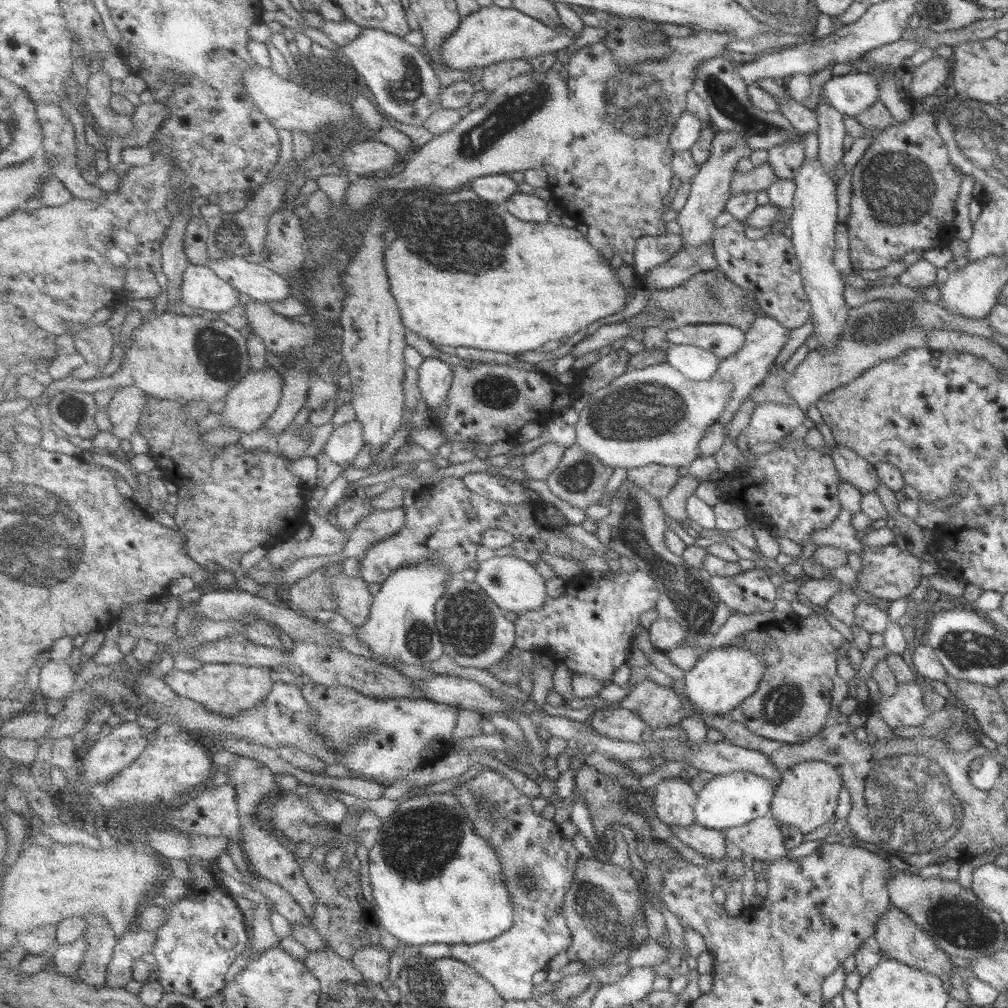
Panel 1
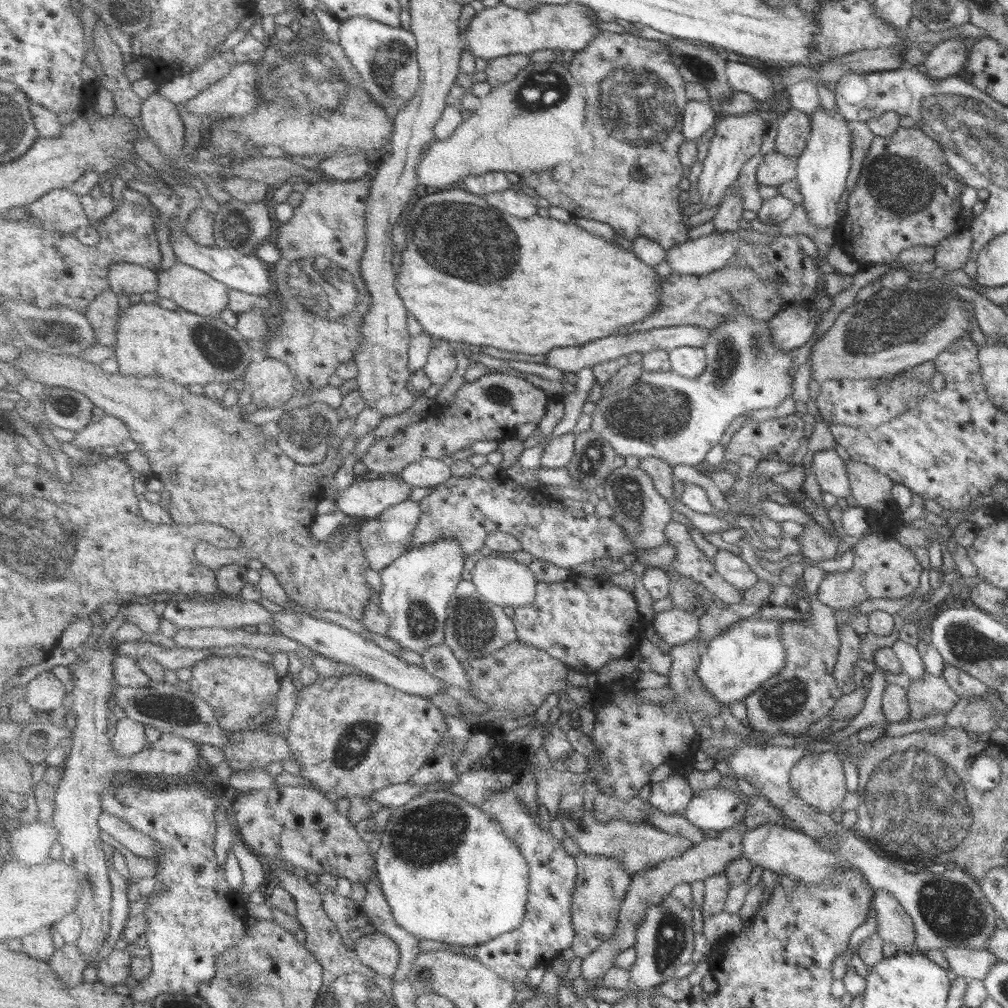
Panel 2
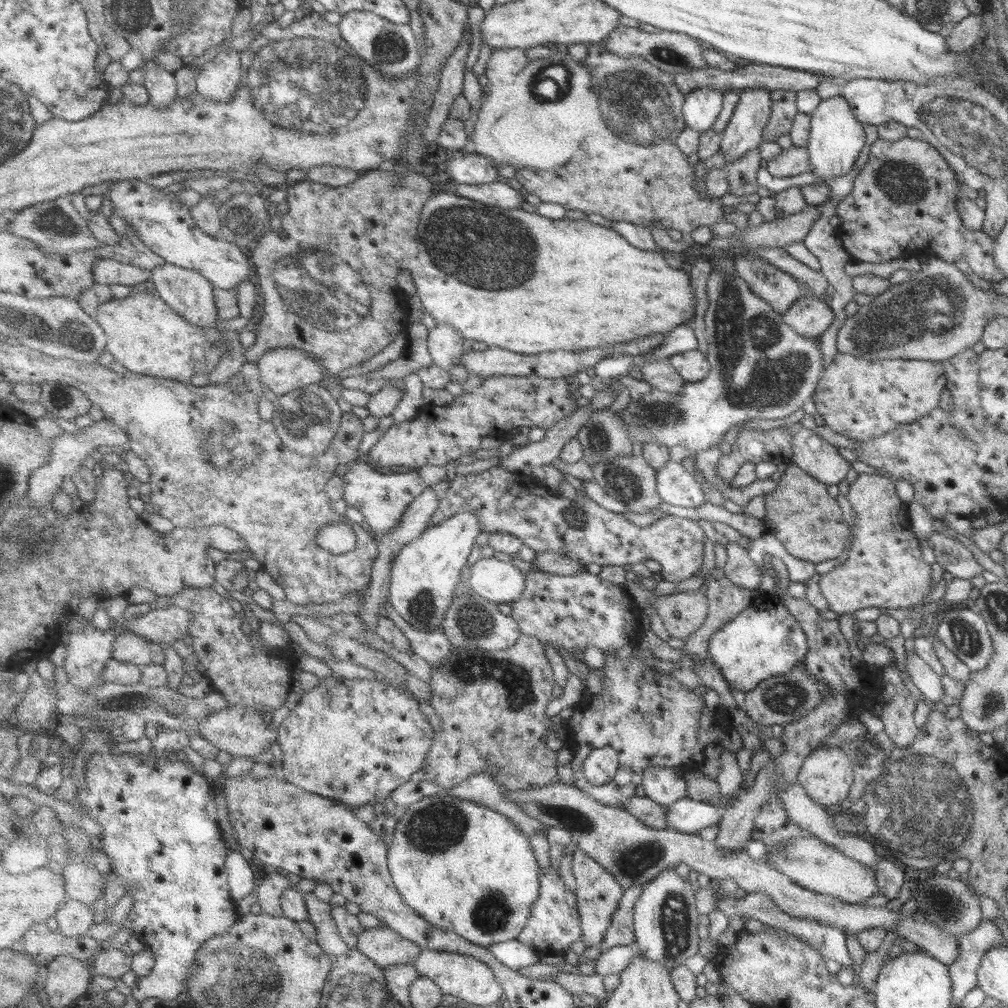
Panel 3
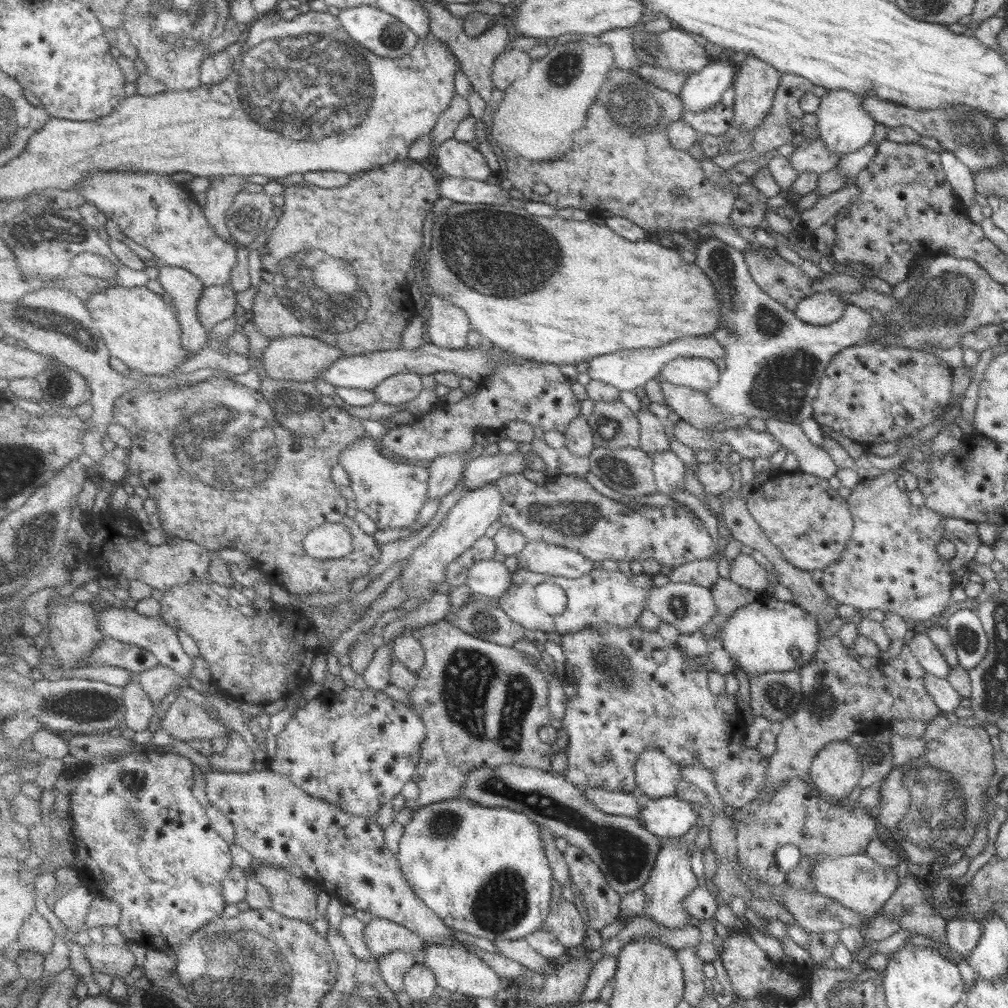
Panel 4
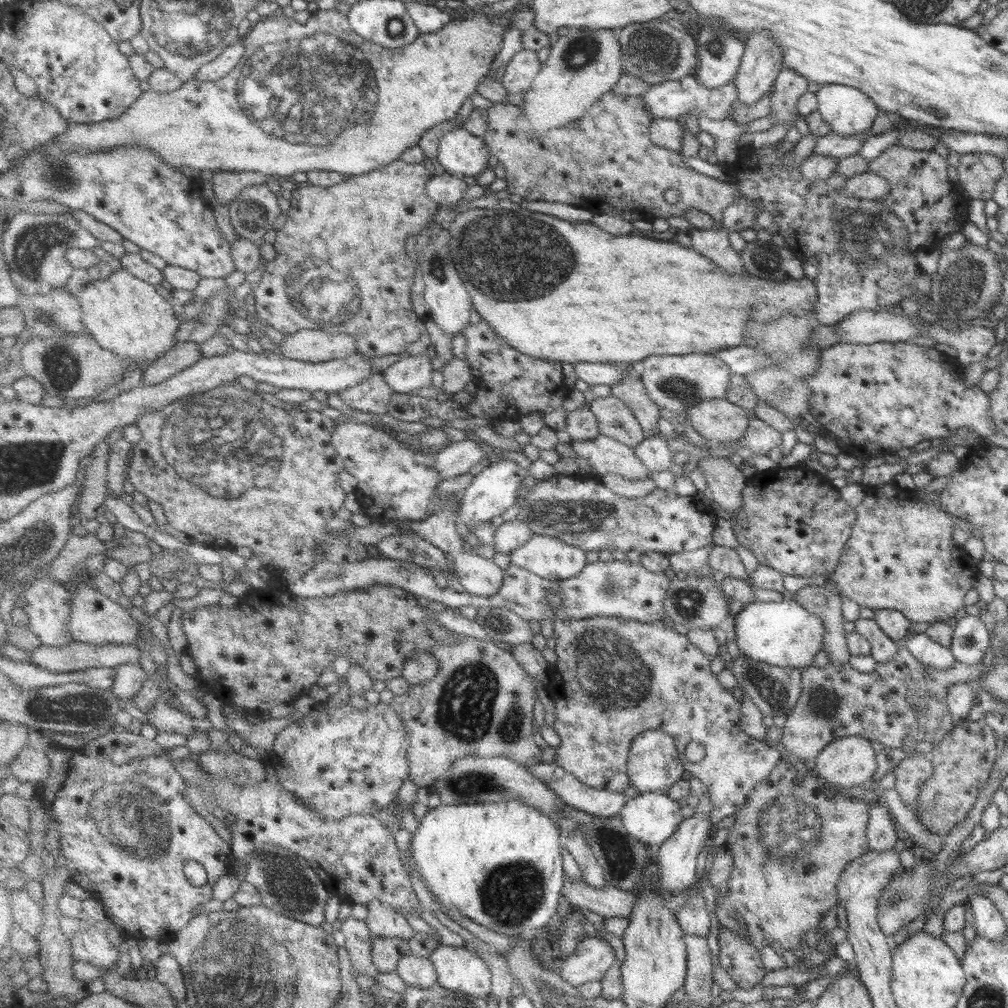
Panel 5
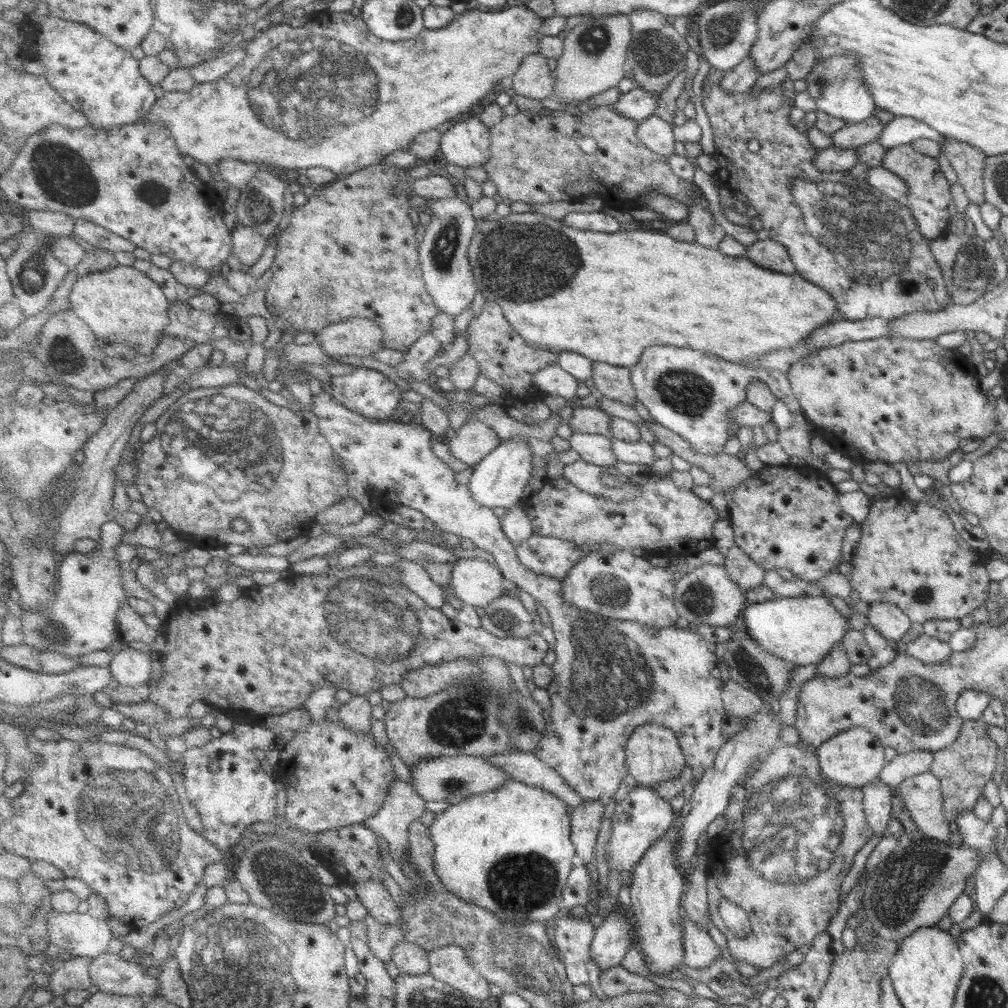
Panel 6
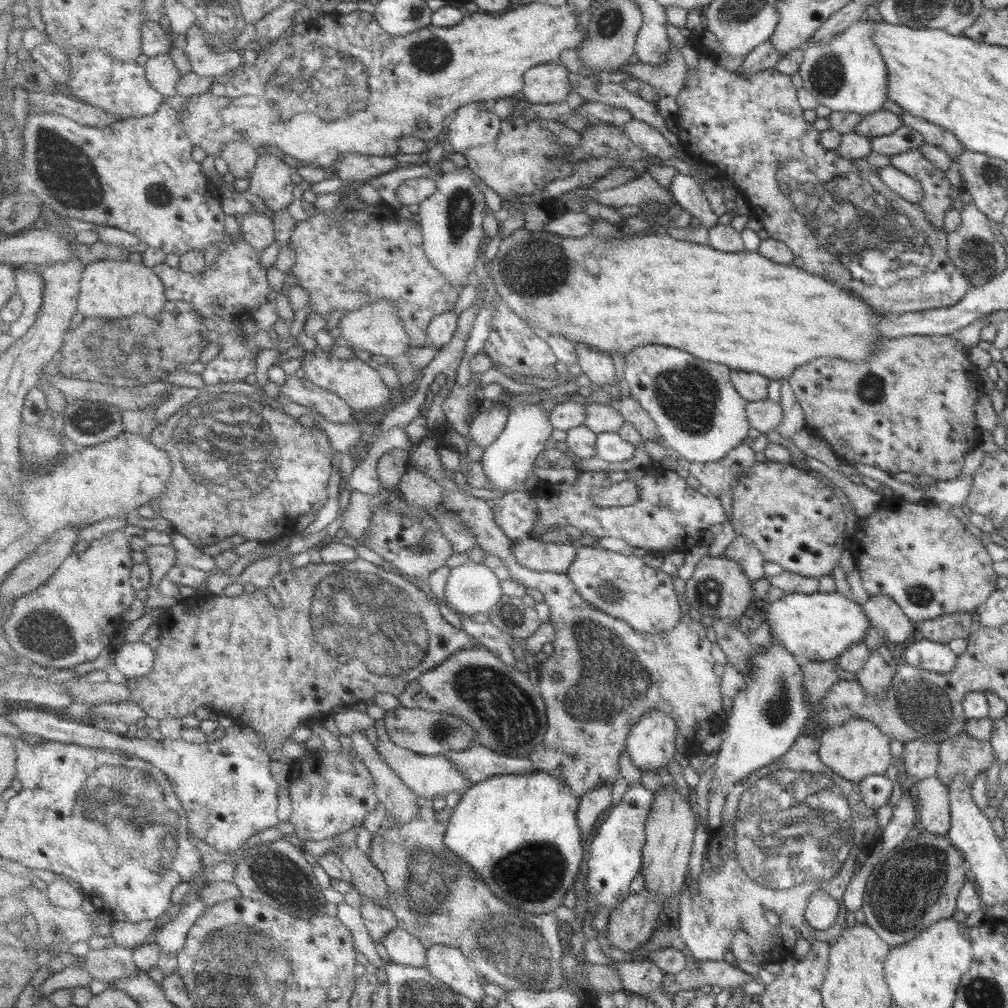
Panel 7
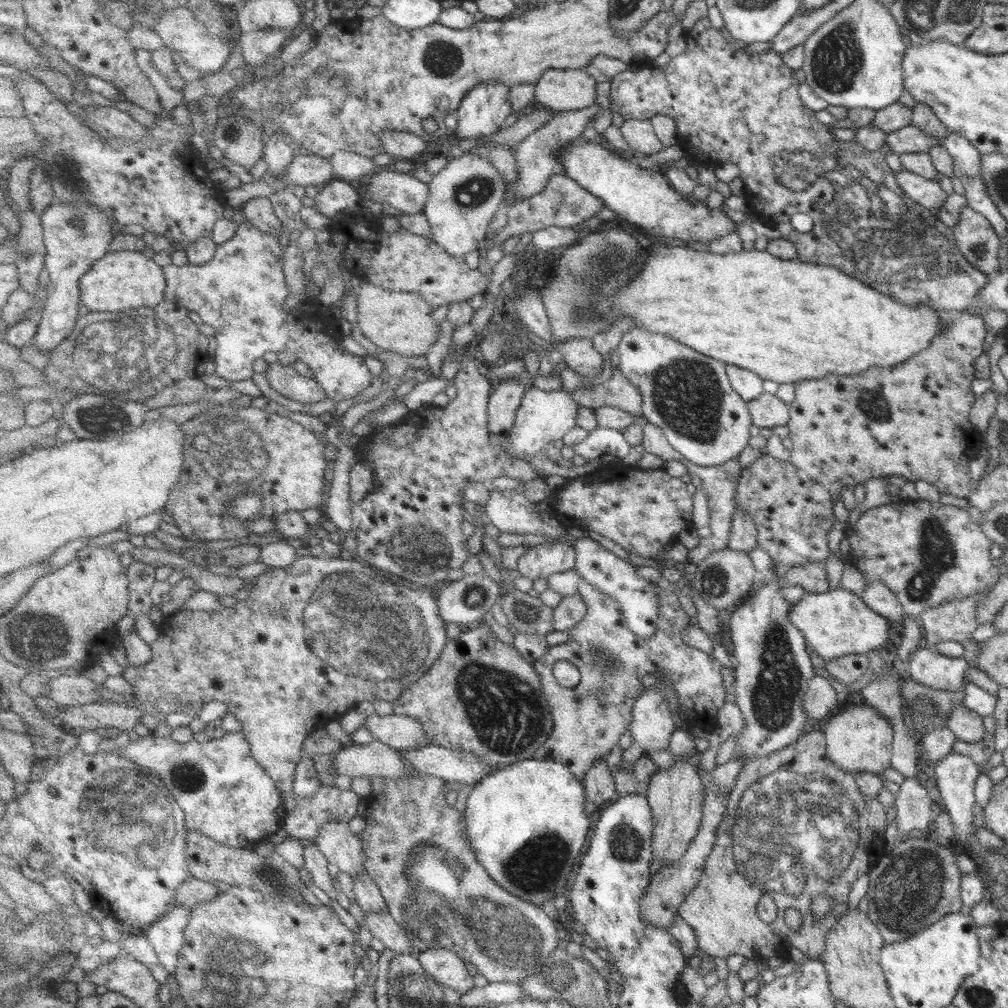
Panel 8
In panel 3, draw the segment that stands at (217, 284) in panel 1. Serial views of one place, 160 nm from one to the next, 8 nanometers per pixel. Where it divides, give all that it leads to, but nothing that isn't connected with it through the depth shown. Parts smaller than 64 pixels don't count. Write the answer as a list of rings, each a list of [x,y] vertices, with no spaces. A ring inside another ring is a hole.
[[[168,263],[153,271],[152,280],[159,291],[159,296],[188,318],[190,322],[208,328],[216,325],[219,319],[219,308],[215,293],[216,286],[210,279],[200,272]]]

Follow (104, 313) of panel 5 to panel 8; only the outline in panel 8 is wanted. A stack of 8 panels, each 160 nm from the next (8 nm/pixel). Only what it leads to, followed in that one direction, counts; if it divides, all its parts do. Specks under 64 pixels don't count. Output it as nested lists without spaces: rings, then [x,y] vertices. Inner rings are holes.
[[[136,251],[110,252],[82,278],[83,301],[92,312],[121,313],[122,310],[155,307],[166,300],[169,280],[164,268],[156,264],[156,260]]]

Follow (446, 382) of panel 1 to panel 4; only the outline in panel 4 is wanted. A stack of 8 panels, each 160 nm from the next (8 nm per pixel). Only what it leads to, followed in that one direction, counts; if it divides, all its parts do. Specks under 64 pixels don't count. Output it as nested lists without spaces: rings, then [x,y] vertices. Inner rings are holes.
[[[431,292],[431,321],[427,340],[445,349],[463,349],[473,329],[470,315],[454,302]]]

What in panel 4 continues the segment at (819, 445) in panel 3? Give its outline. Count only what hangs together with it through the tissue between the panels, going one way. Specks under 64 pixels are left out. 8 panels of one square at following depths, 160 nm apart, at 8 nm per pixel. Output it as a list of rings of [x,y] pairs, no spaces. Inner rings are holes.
[[[766,419],[767,431],[789,452],[796,456],[799,469],[802,472],[813,474],[818,478],[830,479],[836,476],[836,463],[830,458],[823,447],[816,447],[799,423],[784,422],[776,419]]]

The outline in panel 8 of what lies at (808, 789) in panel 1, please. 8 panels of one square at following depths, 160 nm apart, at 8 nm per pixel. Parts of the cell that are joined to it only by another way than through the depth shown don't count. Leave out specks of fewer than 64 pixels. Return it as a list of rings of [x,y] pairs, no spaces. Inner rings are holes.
[[[866,704],[846,707],[825,724],[826,757],[844,772],[880,774],[891,767],[893,729],[876,709]]]

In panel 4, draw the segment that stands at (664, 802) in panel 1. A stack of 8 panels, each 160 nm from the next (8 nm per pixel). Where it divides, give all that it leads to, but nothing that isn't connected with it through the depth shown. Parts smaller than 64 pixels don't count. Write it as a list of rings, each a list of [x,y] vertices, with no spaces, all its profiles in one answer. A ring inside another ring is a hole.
[[[646,750],[637,760],[637,781],[646,798],[676,797],[683,780],[683,766],[662,750]]]

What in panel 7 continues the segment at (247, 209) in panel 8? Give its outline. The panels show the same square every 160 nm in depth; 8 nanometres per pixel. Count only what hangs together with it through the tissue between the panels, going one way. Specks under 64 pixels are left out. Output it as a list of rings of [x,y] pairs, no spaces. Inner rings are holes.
[[[255,210],[240,219],[242,234],[254,246],[254,250],[263,251],[277,242],[275,220],[264,211]]]

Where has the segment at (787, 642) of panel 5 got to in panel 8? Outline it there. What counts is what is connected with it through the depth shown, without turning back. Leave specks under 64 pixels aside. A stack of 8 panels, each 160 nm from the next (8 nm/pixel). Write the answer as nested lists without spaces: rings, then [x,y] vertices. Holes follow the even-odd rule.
[[[838,587],[826,593],[803,593],[792,604],[789,618],[793,626],[802,632],[806,650],[811,655],[817,654],[825,661],[840,658],[846,654],[870,654],[880,650],[889,639],[895,639],[892,626],[871,610],[859,595]]]

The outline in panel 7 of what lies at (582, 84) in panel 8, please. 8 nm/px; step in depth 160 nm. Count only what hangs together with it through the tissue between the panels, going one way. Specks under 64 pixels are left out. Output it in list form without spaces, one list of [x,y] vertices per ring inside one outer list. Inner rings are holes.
[[[549,62],[535,66],[526,73],[525,99],[532,104],[566,102],[575,92],[570,80],[570,70],[564,63]]]

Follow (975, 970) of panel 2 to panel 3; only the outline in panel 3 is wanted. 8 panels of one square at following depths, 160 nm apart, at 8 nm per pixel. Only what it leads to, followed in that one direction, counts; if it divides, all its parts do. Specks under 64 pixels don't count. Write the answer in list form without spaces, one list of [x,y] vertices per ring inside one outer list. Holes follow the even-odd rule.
[[[552,783],[545,787],[513,790],[507,795],[530,816],[542,820],[549,827],[558,826],[569,830],[573,834],[575,846],[584,849],[616,875],[626,891],[635,885],[646,885],[670,867],[675,868],[680,862],[685,862],[693,870],[706,874],[712,880],[733,879],[747,894],[767,894],[780,910],[790,916],[818,921],[840,928],[850,935],[877,927],[886,931],[893,930],[897,936],[924,948],[927,955],[937,958],[945,965],[952,964],[958,958],[957,938],[936,926],[931,920],[916,919],[914,914],[901,917],[901,907],[890,909],[887,904],[880,907],[850,904],[830,895],[806,890],[794,884],[770,863],[763,860],[754,861],[746,850],[728,852],[721,849],[715,840],[704,840],[699,834],[688,834],[674,828],[660,830],[648,826],[624,807],[605,805],[577,785],[562,786],[560,783]]]

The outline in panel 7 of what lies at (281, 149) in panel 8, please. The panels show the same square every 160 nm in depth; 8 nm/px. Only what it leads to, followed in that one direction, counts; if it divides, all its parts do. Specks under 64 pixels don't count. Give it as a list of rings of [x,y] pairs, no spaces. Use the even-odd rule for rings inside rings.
[[[266,154],[259,158],[257,170],[250,180],[250,188],[244,192],[258,211],[264,211],[275,220],[275,214],[281,213],[295,201],[293,168],[284,158]]]

